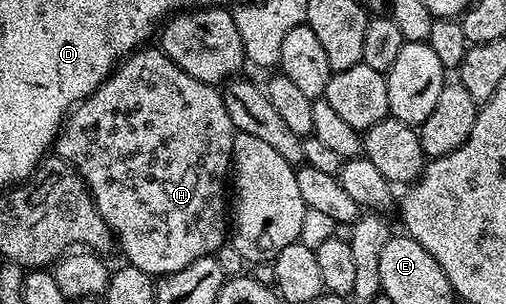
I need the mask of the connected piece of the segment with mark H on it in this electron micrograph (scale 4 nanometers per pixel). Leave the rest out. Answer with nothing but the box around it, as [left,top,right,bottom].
[54,47,234,279]

